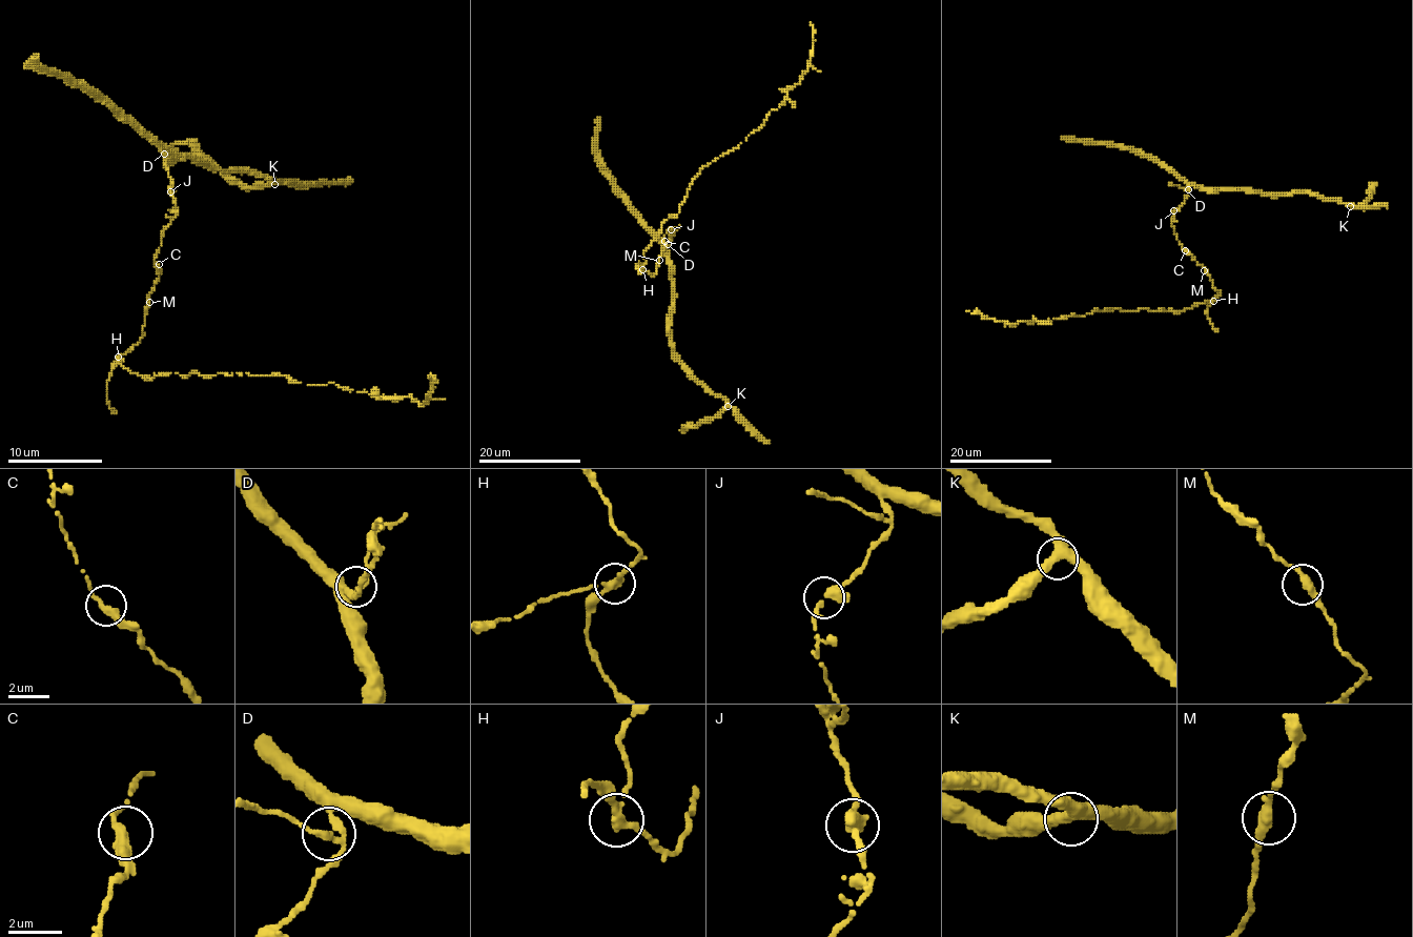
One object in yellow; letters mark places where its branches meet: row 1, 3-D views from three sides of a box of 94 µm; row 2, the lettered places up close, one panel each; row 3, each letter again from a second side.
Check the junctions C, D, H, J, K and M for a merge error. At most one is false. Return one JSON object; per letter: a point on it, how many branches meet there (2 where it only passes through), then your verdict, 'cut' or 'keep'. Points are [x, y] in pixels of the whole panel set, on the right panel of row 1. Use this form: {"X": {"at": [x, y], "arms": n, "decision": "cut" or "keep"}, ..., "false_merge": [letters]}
{"C": {"at": [1185, 250], "arms": 2, "decision": "keep"}, "D": {"at": [1188, 189], "arms": 3, "decision": "keep"}, "H": {"at": [1213, 301], "arms": 3, "decision": "cut"}, "J": {"at": [1173, 210], "arms": 2, "decision": "keep"}, "K": {"at": [1350, 206], "arms": 3, "decision": "keep"}, "M": {"at": [1204, 270], "arms": 2, "decision": "keep"}, "false_merge": ["H"]}

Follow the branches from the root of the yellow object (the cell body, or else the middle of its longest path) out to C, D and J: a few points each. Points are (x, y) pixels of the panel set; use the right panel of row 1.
C: (1212, 282), (1208, 273), (1185, 250)
D: (1212, 282), (1208, 273), (1181, 246), (1172, 227), (1171, 215), (1190, 192), (1188, 189)
J: (1212, 282), (1208, 273), (1178, 240), (1171, 218), (1173, 210)

